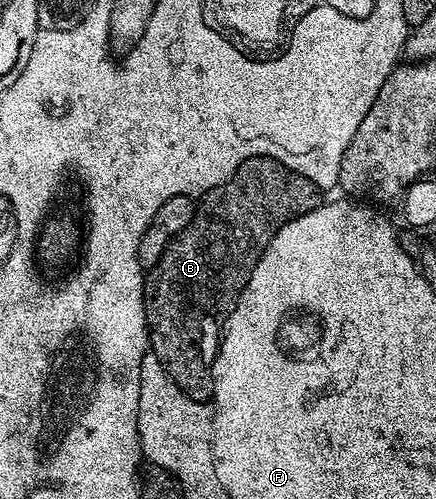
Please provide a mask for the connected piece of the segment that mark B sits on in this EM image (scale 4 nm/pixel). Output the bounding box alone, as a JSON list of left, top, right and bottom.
[146,155,320,403]

